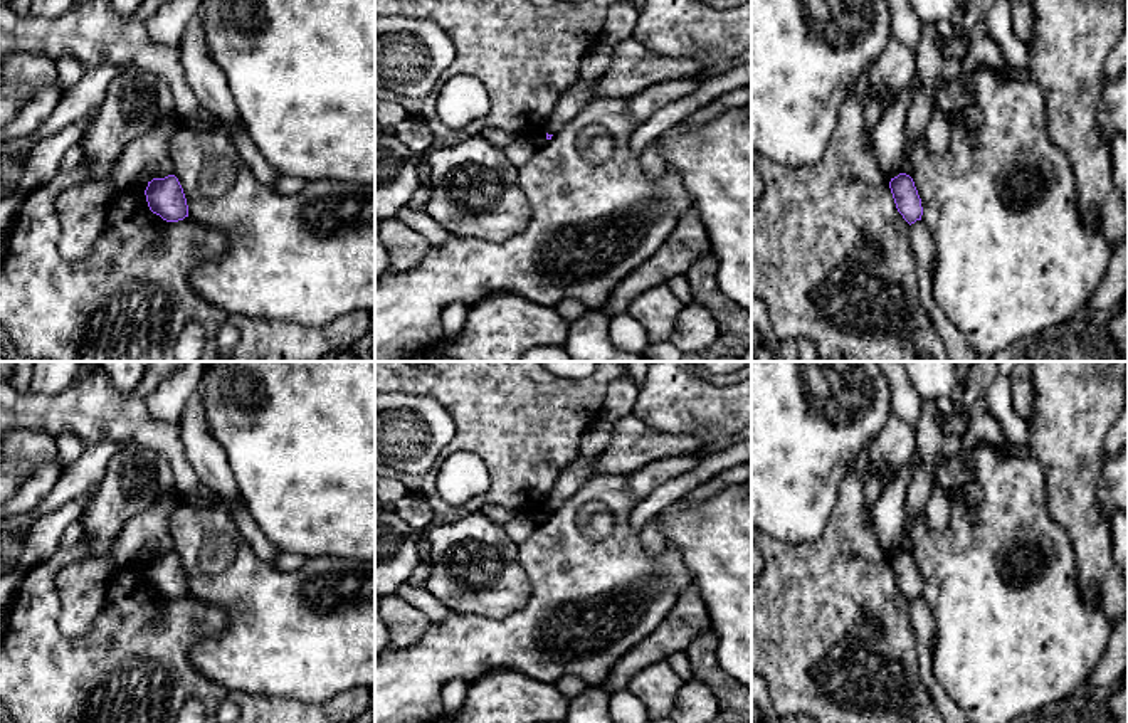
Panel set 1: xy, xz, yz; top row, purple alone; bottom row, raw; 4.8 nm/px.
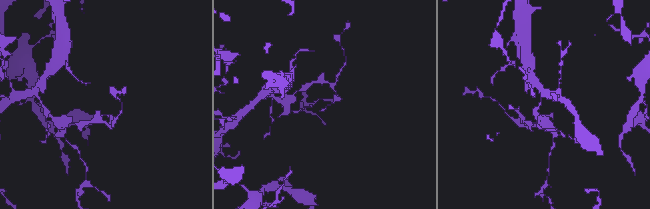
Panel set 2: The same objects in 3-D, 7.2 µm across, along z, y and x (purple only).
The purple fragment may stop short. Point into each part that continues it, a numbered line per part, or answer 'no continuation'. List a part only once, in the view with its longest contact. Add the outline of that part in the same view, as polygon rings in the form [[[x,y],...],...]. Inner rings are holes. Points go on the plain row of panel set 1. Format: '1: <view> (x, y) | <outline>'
no continuation

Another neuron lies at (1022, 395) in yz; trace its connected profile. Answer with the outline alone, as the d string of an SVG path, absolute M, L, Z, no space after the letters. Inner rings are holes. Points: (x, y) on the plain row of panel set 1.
M1017 362L1010 373L1009 382L1010 382L1012 410L1017 417L1029 422L1036 398L1029 363Z

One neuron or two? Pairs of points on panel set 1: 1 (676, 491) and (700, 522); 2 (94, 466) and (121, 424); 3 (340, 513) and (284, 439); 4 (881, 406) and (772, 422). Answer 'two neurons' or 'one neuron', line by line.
1: two neurons
2: two neurons
3: one neuron
4: one neuron

